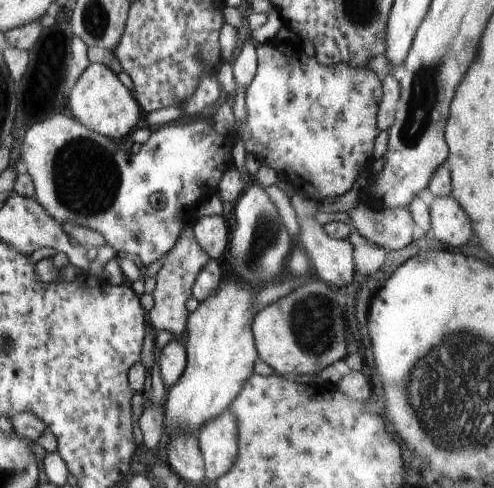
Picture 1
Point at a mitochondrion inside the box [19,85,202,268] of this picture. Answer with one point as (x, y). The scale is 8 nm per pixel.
(86, 180)

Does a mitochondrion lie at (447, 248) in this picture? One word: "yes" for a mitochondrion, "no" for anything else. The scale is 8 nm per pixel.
no

